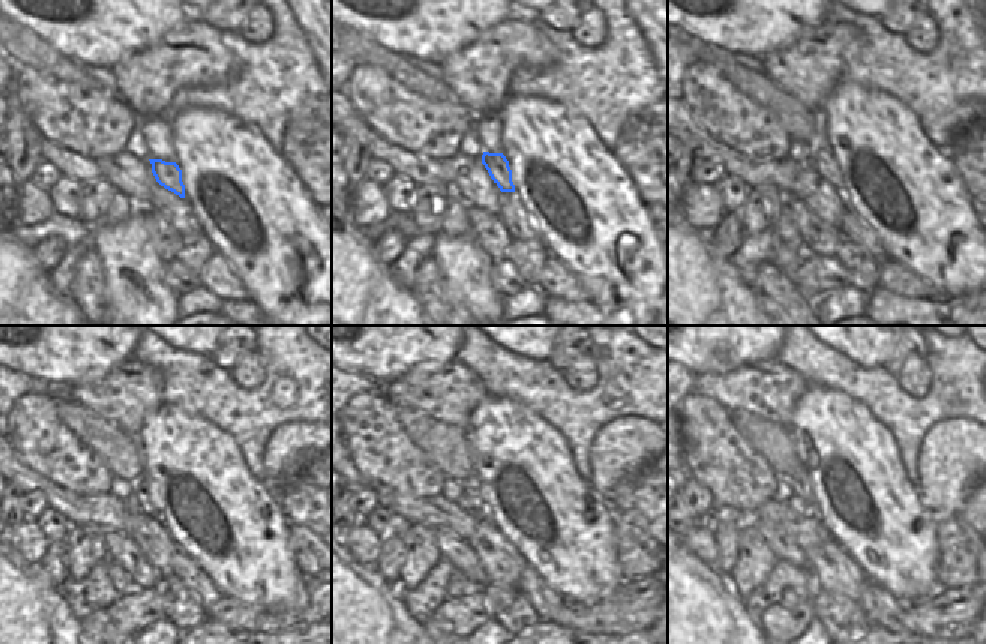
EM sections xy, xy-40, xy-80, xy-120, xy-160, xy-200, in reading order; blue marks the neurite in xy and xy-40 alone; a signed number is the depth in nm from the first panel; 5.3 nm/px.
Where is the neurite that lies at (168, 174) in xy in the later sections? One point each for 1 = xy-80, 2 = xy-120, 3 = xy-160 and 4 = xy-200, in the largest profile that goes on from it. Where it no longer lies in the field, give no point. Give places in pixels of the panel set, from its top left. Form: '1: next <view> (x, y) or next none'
1: next xy-80 (824, 161)
2: next xy-120 (138, 484)
3: next xy-160 (470, 485)
4: next xy-200 (800, 484)

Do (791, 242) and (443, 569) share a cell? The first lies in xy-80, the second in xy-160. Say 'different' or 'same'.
different

